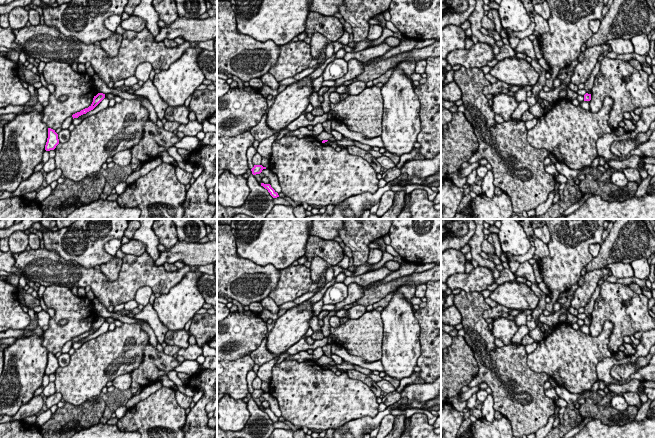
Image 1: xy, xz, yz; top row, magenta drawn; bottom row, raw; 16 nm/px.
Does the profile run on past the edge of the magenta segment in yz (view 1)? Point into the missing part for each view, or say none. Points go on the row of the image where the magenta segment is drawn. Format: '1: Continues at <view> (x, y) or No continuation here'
1: No continuation here

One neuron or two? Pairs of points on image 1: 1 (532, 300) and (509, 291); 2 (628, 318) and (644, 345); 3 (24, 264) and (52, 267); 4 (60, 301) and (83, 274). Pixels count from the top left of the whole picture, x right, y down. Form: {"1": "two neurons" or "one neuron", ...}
{"1": "one neuron", "2": "two neurons", "3": "one neuron", "4": "two neurons"}

